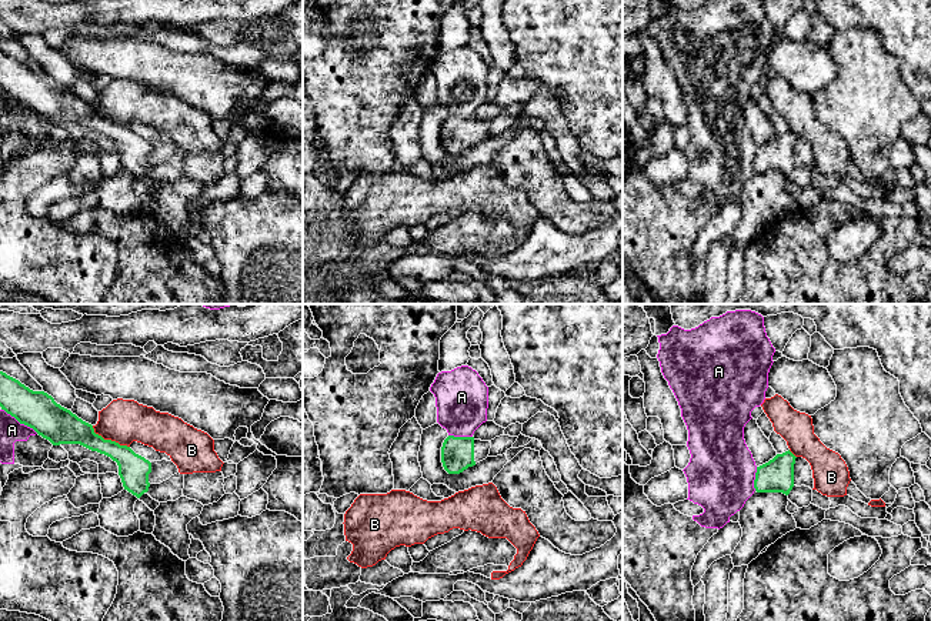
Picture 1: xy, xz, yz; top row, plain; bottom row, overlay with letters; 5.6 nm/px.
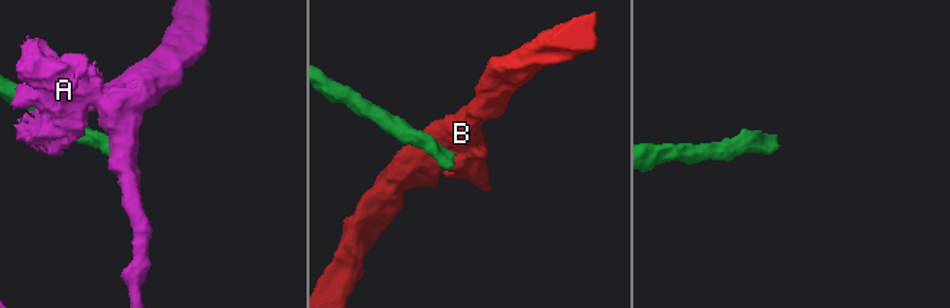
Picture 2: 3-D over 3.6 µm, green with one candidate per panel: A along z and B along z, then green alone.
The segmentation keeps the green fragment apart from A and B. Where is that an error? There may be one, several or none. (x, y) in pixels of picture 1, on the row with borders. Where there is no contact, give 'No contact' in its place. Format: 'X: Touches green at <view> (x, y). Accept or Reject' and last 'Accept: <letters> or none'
A: Touches green at xy (20, 423). Reject
B: Touches green at xy (109, 440). Reject
Accept: none

